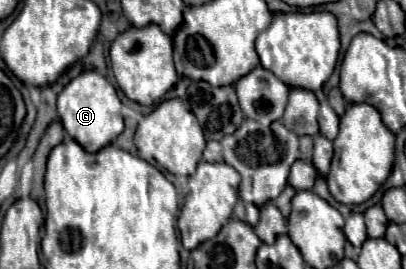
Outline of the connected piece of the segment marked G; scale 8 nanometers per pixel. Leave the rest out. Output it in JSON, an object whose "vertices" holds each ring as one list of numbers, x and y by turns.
{"vertices":[[83,71,77,75,57,97,57,111,61,115,65,131,87,151,97,153,105,145,111,145,123,131,121,101,115,87,97,71]]}

